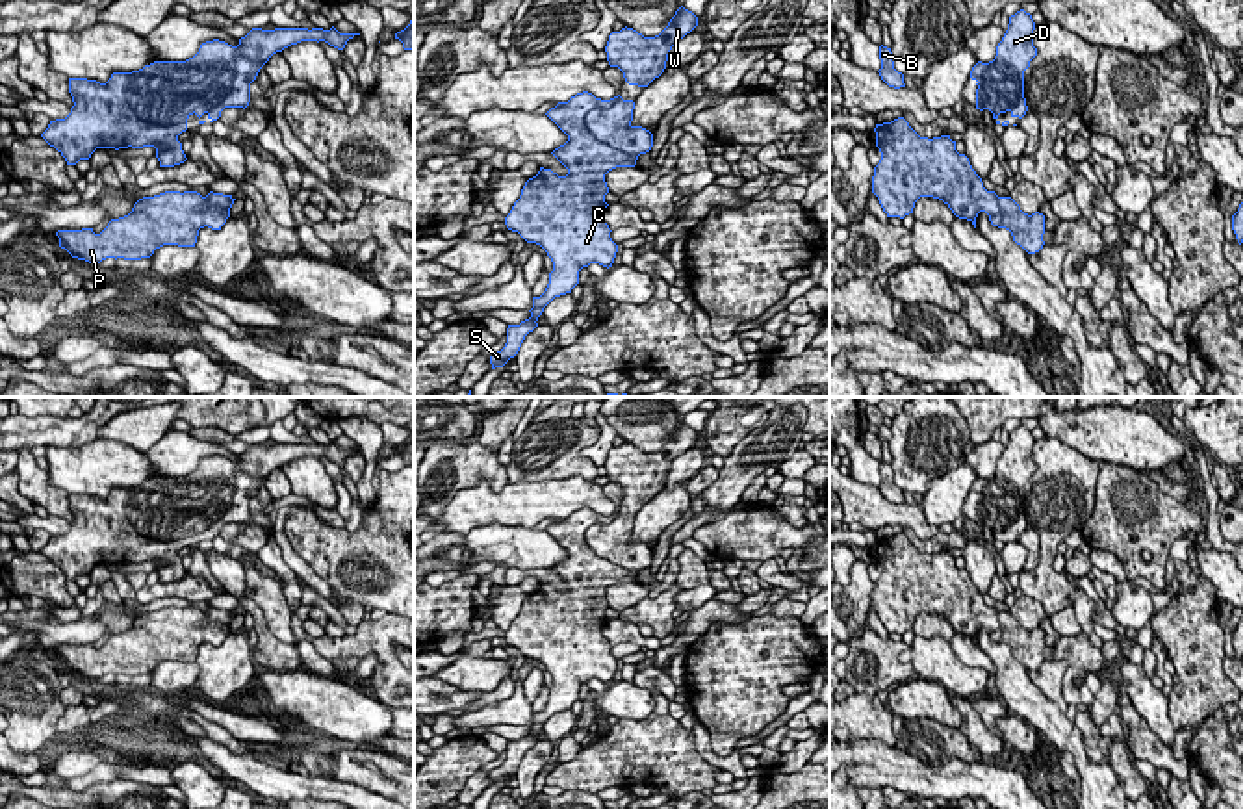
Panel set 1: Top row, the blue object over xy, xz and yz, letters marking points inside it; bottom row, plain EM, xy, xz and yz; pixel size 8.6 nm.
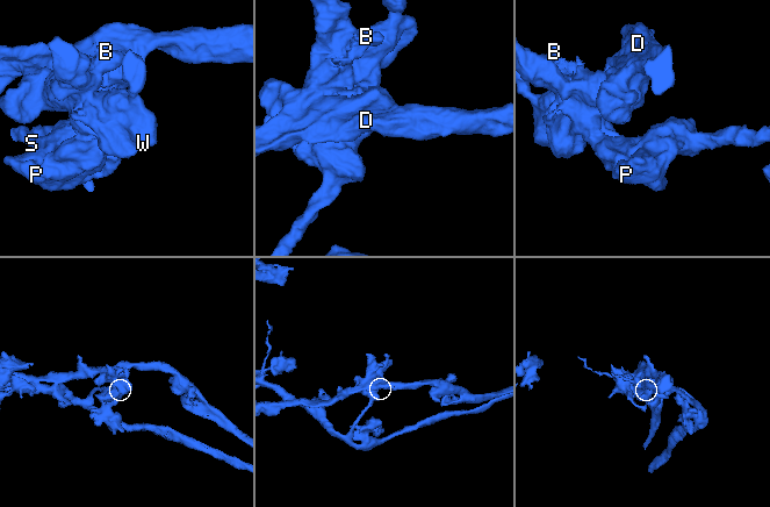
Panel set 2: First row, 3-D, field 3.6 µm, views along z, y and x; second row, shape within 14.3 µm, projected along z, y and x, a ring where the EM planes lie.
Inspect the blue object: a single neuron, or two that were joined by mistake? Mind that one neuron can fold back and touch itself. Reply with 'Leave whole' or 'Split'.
Split

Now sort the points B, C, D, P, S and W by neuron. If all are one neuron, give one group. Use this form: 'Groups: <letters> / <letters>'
Groups: B D W / C P S

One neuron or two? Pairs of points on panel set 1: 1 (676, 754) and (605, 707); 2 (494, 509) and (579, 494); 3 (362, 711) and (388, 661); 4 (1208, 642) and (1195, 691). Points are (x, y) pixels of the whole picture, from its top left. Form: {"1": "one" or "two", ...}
{"1": "two", "2": "one", "3": "two", "4": "one"}

